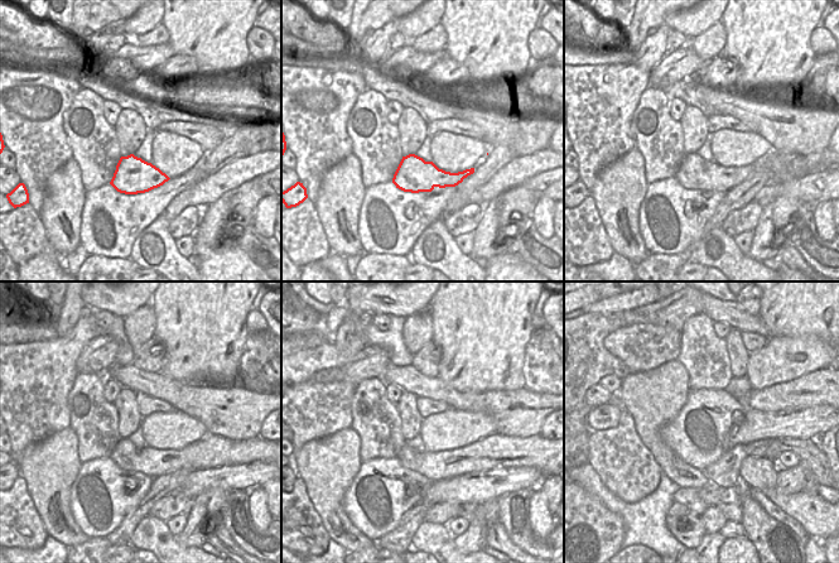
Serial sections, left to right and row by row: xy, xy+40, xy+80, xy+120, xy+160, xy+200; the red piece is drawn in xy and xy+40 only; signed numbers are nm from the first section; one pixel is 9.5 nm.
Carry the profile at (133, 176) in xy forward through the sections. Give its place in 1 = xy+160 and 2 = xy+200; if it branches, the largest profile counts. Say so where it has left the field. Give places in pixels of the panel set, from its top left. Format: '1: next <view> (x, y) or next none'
1: next xy+160 (496, 451)
2: next xy+200 (771, 455)

